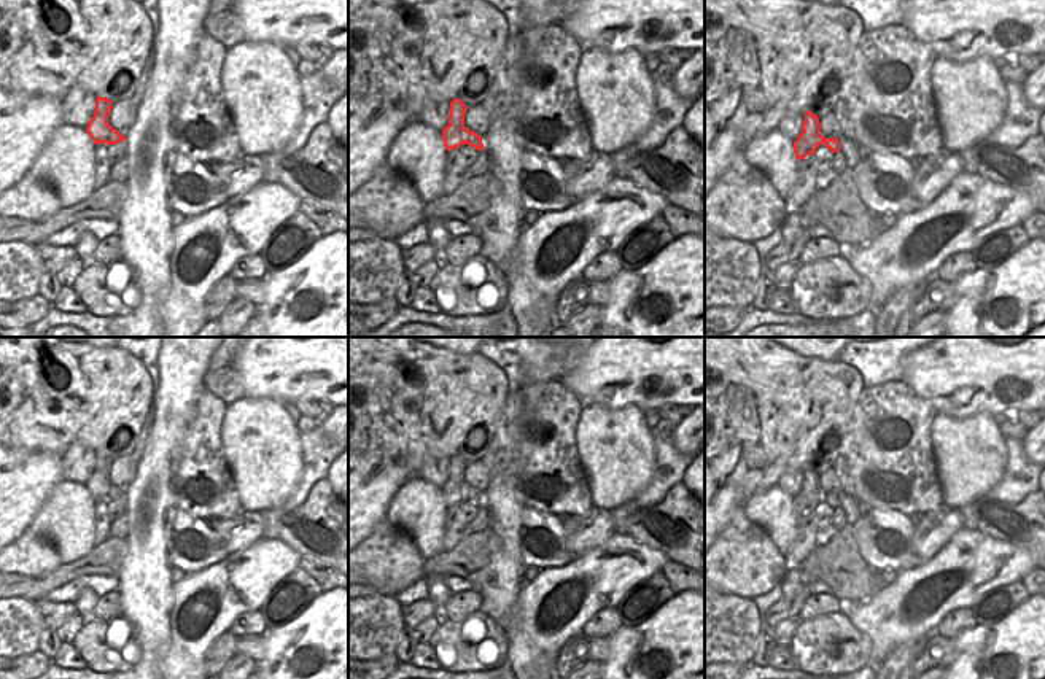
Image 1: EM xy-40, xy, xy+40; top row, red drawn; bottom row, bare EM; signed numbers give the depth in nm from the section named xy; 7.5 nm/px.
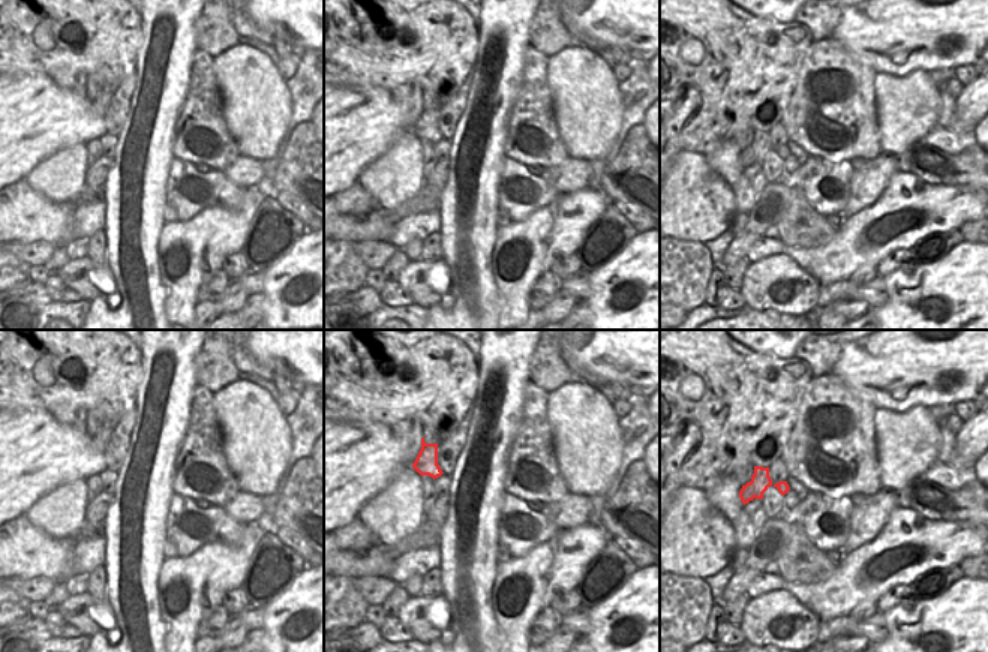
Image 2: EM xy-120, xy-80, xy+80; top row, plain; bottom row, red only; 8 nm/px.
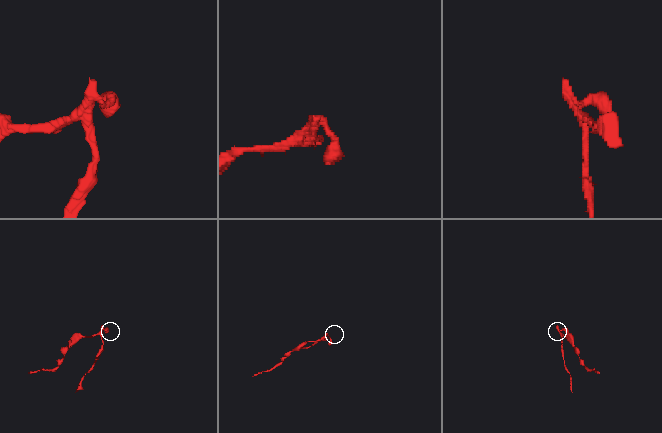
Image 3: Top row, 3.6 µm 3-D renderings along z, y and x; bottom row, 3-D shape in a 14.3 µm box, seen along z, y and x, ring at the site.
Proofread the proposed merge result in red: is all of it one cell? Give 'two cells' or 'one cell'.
two cells

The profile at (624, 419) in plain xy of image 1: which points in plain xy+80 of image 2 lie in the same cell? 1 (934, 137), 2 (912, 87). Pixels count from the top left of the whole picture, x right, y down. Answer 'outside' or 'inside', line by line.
1: outside
2: inside

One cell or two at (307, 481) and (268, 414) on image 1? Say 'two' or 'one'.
two

